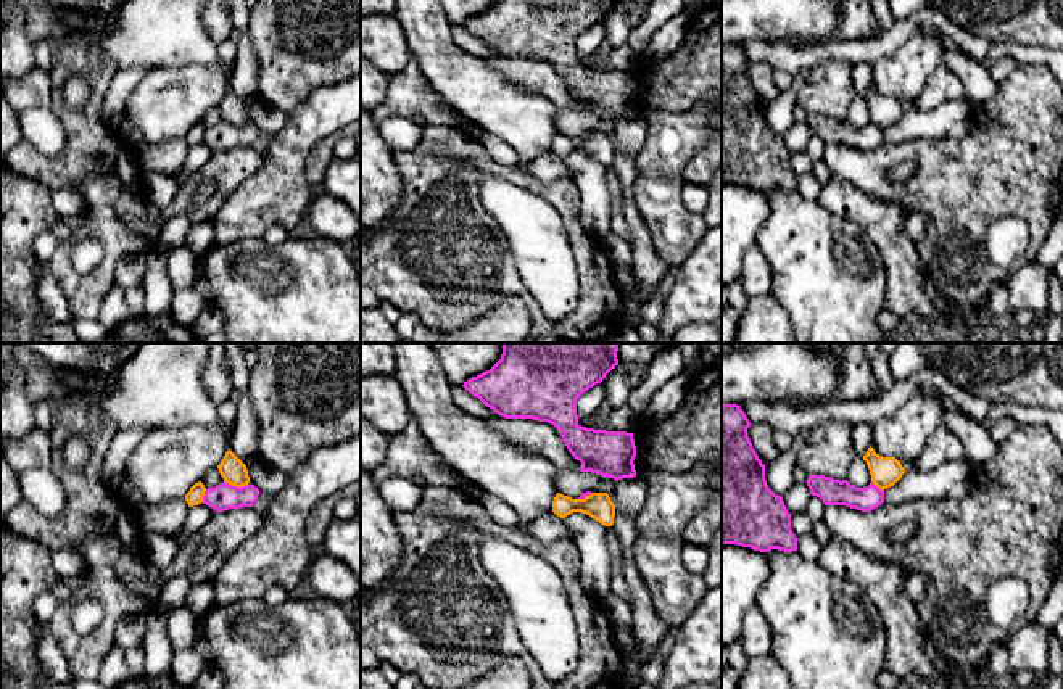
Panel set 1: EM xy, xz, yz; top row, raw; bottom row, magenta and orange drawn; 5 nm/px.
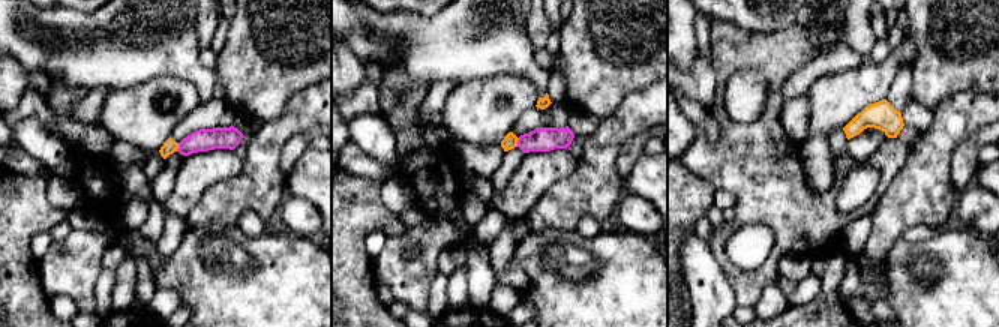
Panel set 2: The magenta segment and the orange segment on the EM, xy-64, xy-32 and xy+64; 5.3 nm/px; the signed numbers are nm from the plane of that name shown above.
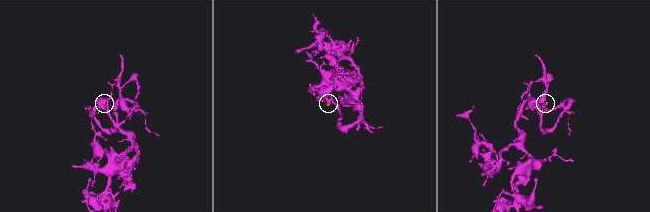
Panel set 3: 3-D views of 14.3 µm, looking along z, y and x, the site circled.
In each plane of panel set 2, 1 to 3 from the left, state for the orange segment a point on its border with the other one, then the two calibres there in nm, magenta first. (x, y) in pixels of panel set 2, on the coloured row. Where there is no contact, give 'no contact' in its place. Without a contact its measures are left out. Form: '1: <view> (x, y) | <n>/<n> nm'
1: xy-64 (179, 147) | 120/80 nm
2: xy-32 (518, 143) | 130/80 nm
3: no contact

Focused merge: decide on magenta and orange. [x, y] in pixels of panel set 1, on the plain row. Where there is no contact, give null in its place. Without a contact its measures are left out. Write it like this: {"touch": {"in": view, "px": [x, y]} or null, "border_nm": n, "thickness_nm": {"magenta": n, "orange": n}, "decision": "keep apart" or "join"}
{"touch": {"in": "xy", "px": [235, 126]}, "border_nm": 120, "thickness_nm": {"magenta": 140, "orange": 130}, "decision": "keep apart"}

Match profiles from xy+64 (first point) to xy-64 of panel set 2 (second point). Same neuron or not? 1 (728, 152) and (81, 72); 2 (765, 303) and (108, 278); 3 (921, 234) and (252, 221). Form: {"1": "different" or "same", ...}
{"1": "different", "2": "same", "3": "same"}

